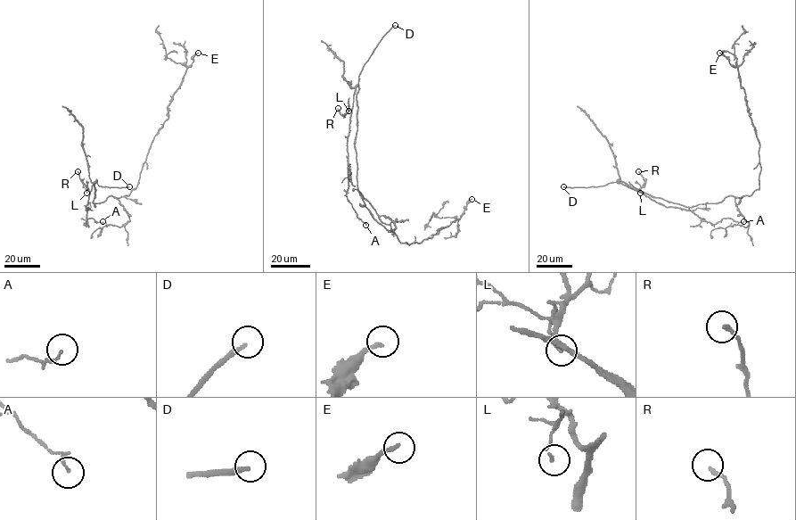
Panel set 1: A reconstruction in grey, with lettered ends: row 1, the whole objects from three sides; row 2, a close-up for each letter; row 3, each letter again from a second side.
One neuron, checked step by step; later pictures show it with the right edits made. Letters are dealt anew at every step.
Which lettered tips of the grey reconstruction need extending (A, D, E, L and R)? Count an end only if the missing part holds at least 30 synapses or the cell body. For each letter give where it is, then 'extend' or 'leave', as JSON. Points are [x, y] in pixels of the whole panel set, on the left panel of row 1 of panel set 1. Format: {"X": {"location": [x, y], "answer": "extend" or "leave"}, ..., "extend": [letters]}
{"A": {"location": [102, 221], "answer": "leave"}, "D": {"location": [129, 186], "answer": "extend"}, "E": {"location": [198, 53], "answer": "leave"}, "L": {"location": [86, 193], "answer": "leave"}, "R": {"location": [77, 171], "answer": "leave"}, "extend": ["D"]}

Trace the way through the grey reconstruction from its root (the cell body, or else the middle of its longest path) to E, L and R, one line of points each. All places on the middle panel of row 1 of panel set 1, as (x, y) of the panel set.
E: (364, 197), (398, 240), (408, 244), (431, 238), (438, 229), (458, 219), (471, 199)
L: (364, 197), (357, 185), (355, 147), (358, 86), (353, 105), (348, 111)
R: (364, 197), (357, 185), (355, 147), (358, 86), (350, 110), (341, 115), (338, 108)

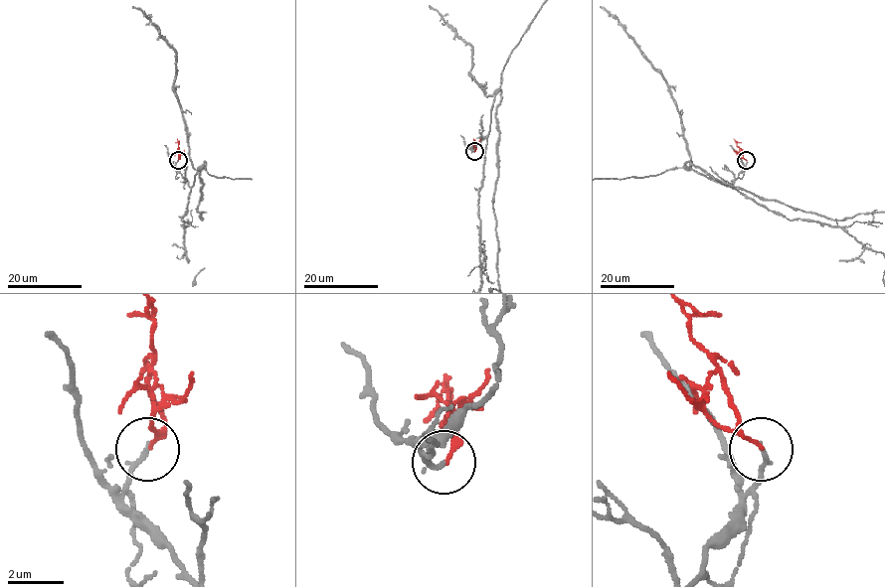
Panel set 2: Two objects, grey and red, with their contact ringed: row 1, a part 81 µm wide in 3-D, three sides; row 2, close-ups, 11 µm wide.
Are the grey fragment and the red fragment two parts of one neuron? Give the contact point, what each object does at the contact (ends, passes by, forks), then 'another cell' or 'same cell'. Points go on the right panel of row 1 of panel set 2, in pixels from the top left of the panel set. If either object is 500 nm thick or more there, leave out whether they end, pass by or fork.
(746, 160) | grey ends | red passes by | same cell

